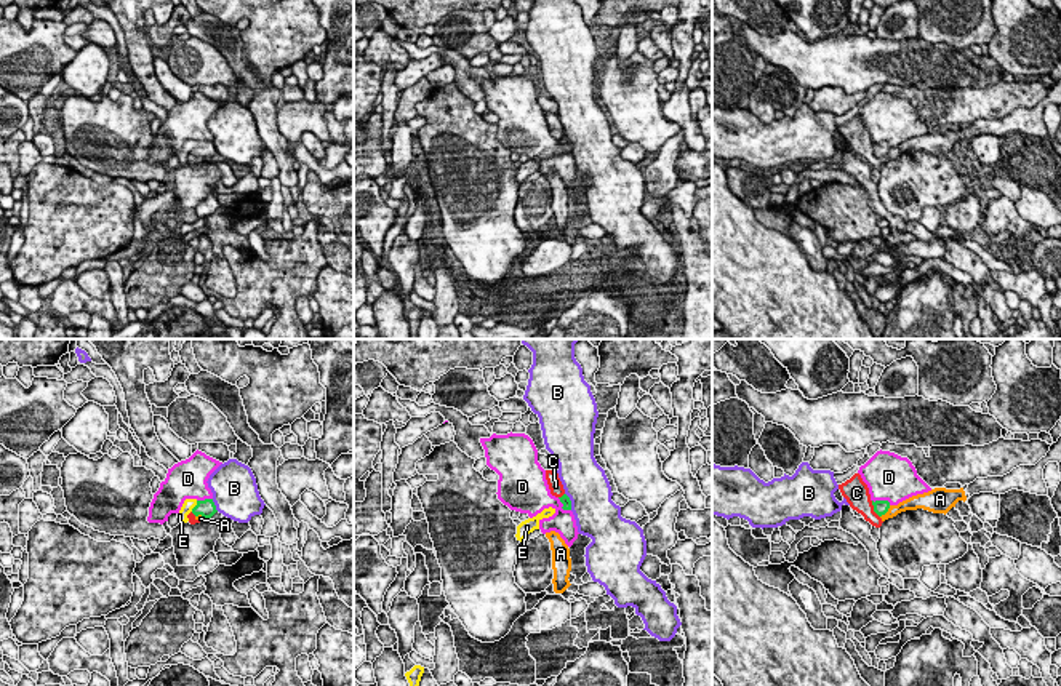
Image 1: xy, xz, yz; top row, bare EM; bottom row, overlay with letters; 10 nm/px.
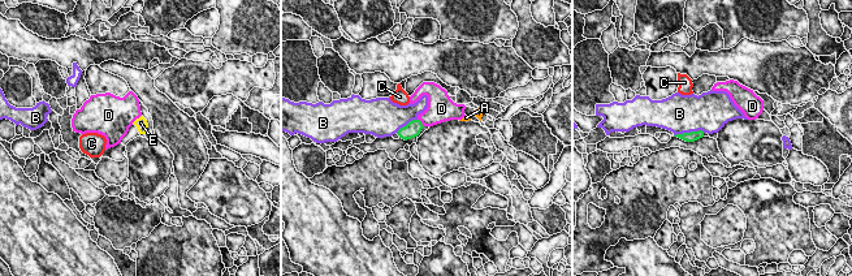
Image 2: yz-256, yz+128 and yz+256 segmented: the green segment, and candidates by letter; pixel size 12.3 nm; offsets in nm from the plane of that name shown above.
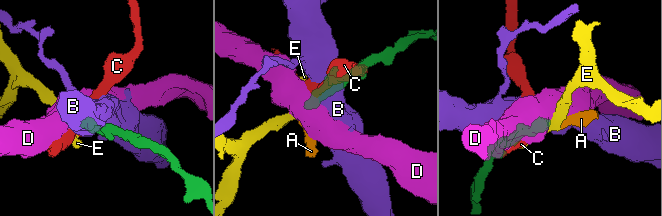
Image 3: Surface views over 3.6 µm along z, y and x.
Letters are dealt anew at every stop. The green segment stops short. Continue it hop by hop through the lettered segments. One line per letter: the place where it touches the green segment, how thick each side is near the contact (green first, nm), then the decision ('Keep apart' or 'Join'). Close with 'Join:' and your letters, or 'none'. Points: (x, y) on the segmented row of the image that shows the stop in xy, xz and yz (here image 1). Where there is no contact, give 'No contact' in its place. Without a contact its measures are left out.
A: Touches green at yz (885, 512). Thickness 160 nm (green) against 120 nm. Keep apart
B: Touches green at xy (215, 506). Thickness 180 nm (green) against 460 nm. Keep apart
C: Touches green at yz (874, 509). Thickness 160 nm (green) against 260 nm. Keep apart
D: Touches green at yz (882, 501). Thickness 160 nm (green) against 480 nm. Keep apart
E: Touches green at xy (196, 506). Thickness 180 nm (green) against 120 nm. Join
Join: E

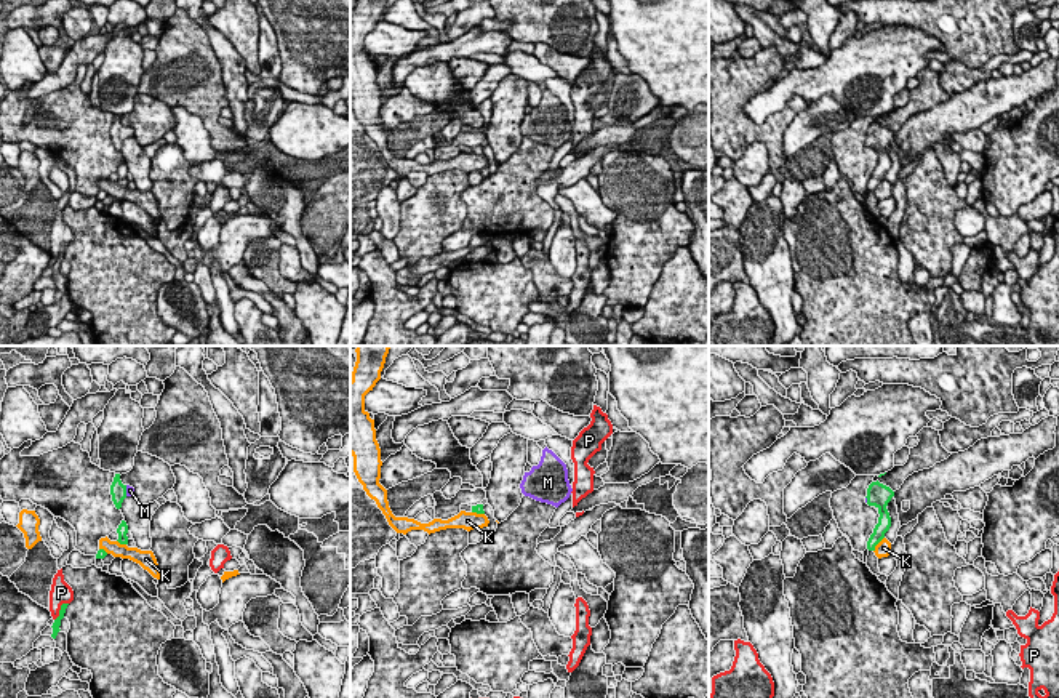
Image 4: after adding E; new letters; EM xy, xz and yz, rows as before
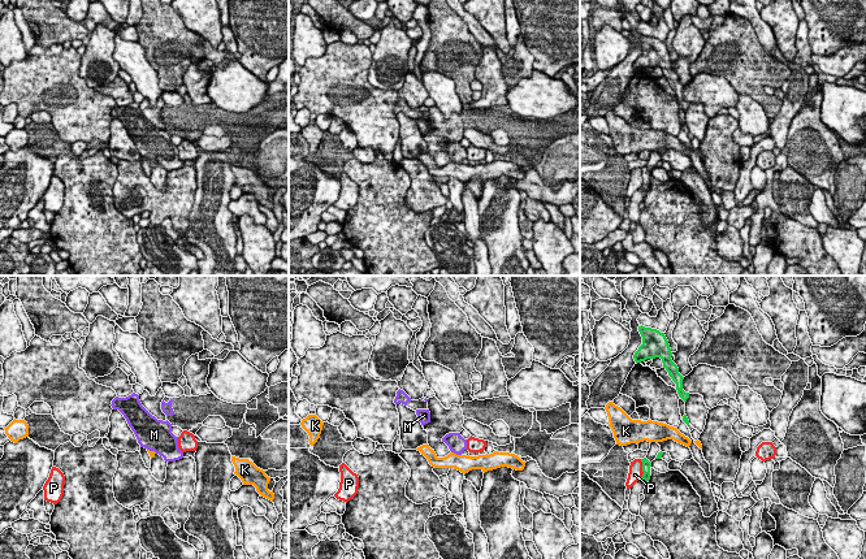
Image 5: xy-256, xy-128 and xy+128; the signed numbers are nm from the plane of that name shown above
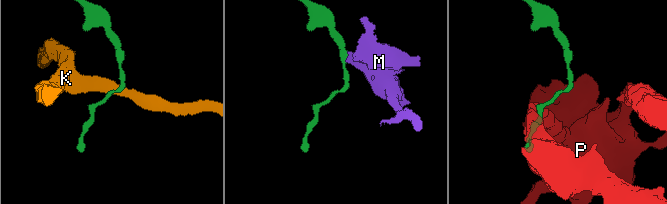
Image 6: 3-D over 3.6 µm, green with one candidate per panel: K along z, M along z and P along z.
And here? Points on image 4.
K: Touches green at yz (877, 543). Thickness 140 nm (green) against 160 nm. Keep apart
M: Touches green at xy (125, 490). Thickness 160 nm (green) against 90 nm. Join
P: Touches green at xy (59, 610). Thickness 70 nm (green) against 220 nm. Keep apart
Join: M

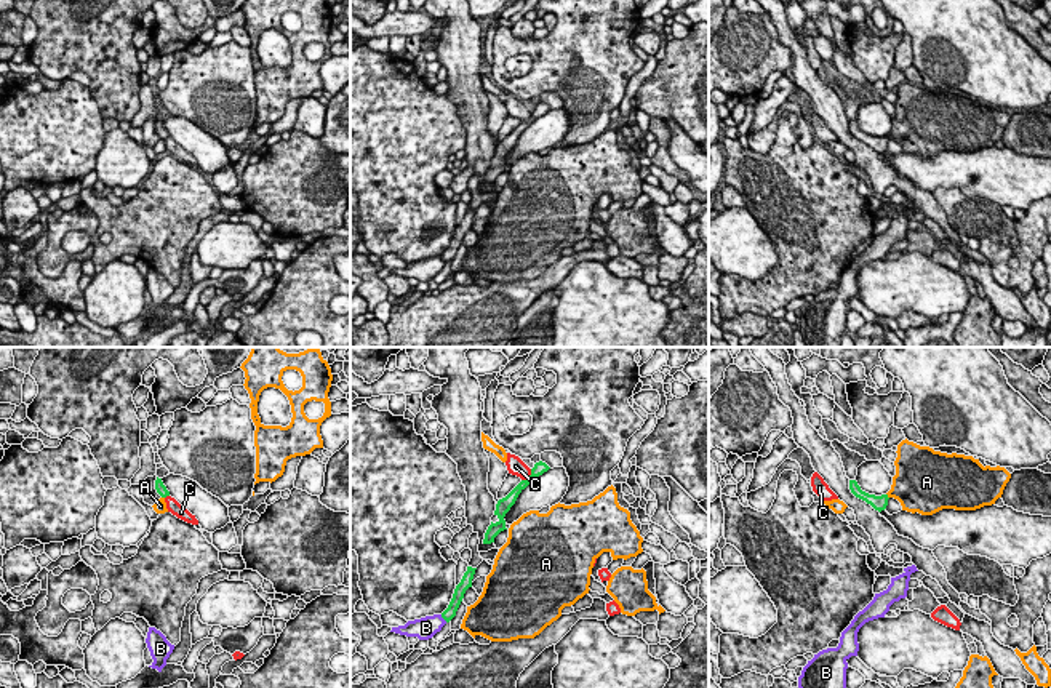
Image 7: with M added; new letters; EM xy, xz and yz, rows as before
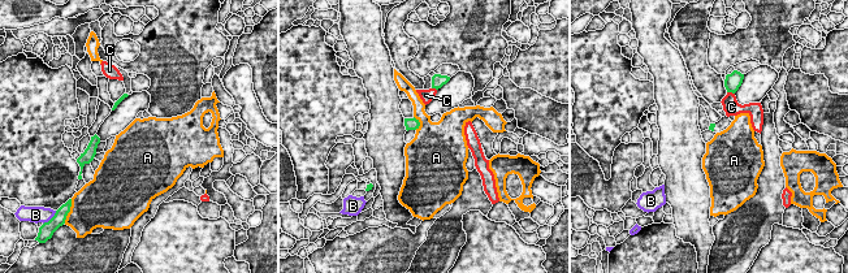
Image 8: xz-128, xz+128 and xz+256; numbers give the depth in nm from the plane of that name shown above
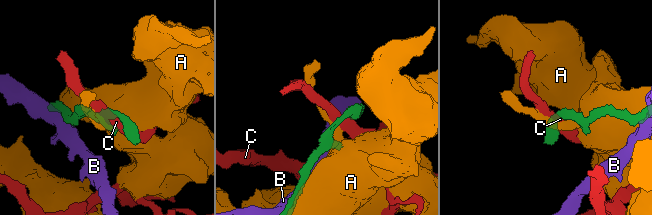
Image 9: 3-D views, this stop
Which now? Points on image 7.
A: Touches green at yz (887, 496). Thickness 160 nm (green) against 360 nm. Keep apart
B: Touches green at xz (443, 618). Thickness 120 nm (green) against 220 nm. Keep apart
C: Touches green at xz (530, 476). Thickness 130 nm (green) against 180 nm. Keep apart
Join: none

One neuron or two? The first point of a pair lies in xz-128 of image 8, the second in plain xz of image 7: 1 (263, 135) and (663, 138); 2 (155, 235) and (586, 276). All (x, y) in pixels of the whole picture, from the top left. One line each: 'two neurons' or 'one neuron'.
1: two neurons
2: one neuron

